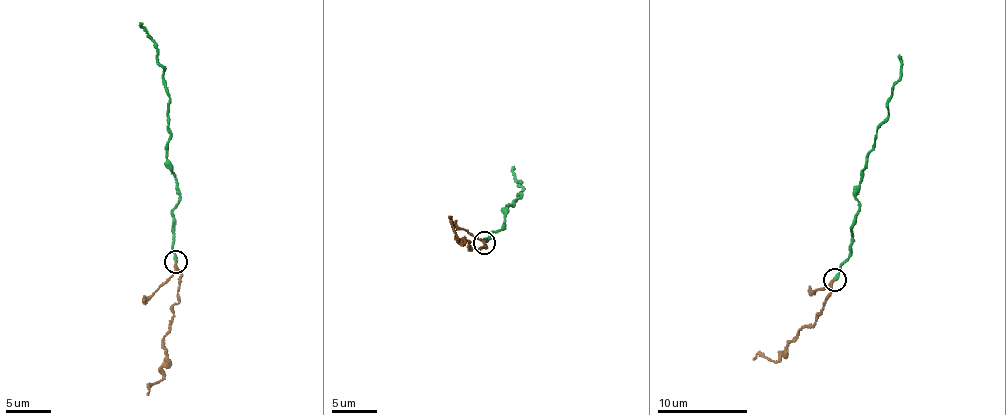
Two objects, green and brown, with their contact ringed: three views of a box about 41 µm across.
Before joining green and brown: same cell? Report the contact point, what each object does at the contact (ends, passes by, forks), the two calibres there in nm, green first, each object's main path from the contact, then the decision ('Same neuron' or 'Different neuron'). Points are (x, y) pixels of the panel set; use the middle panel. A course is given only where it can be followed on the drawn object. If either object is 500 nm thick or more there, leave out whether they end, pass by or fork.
Place: (484, 243). At the ring green ends. At the ring brown passes by. Thickness 200 nm (green) against 140 nm. Course of green: (483, 243), (492, 230), (504, 226), (505, 209), (523, 192), (518, 195), (522, 181), (518, 181), (512, 165). Course of brown: (483, 243), (485, 246), (471, 250), (467, 240), (462, 242), (457, 238), (449, 216). Same neuron

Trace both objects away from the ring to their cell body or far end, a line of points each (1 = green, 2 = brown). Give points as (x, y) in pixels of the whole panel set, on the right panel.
1: (835, 279), (850, 253), (851, 224), (860, 208), (856, 189), (876, 127), (888, 117), (899, 54)
2: (835, 279), (817, 321), (800, 328), (799, 334), (775, 361), (759, 355), (752, 359)

